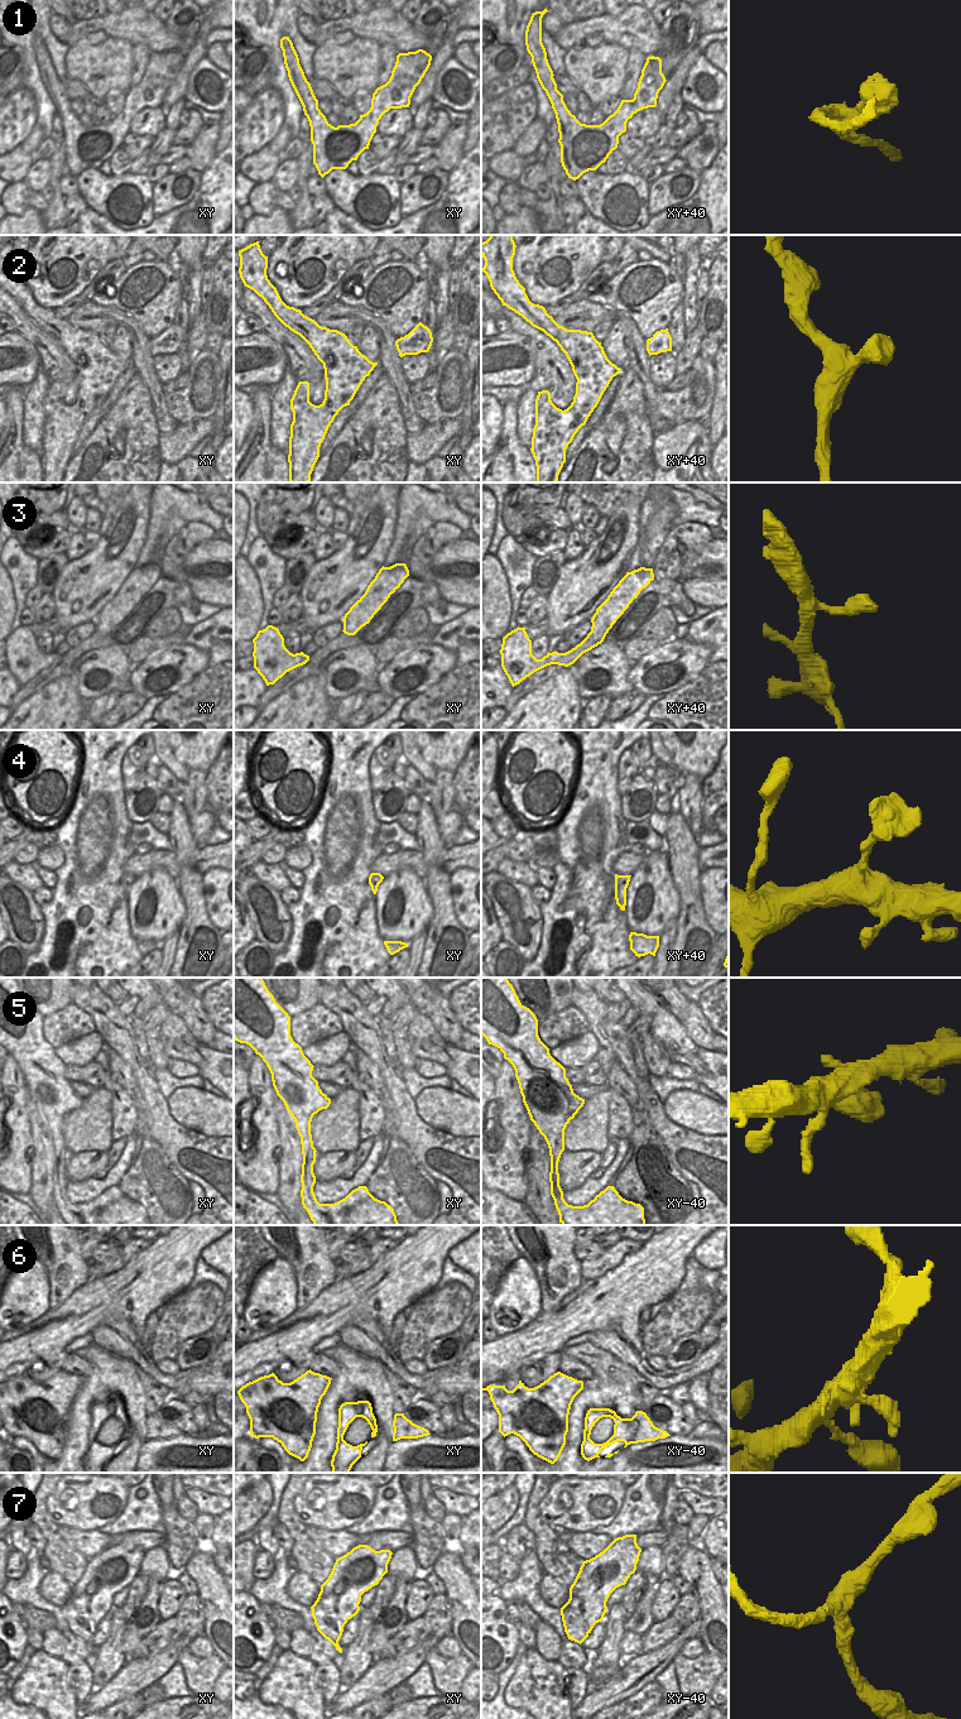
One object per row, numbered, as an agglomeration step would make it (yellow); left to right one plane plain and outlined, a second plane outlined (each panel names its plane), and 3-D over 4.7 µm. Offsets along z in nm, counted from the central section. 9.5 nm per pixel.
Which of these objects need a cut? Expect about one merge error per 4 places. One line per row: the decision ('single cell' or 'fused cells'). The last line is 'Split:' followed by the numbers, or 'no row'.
1: single cell
2: single cell
3: single cell
4: single cell
5: single cell
6: single cell
7: fused cells
Split: 7

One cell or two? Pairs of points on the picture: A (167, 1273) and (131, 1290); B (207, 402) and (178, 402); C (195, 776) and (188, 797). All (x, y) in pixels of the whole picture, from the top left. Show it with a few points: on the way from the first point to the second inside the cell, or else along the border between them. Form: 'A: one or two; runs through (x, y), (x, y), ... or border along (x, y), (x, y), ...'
A: one; runs through (158, 1273), (140, 1287)
B: one; runs through (200, 402), (186, 404)
C: one; runs through (195, 781), (193, 792)

